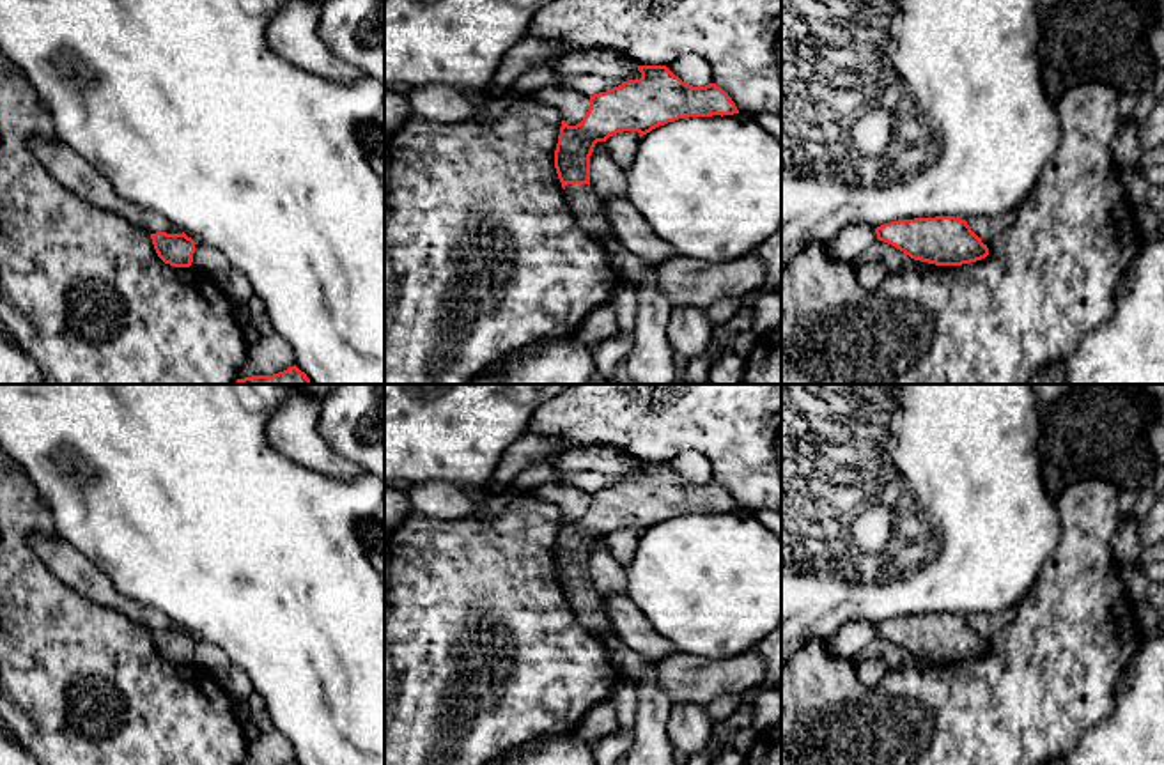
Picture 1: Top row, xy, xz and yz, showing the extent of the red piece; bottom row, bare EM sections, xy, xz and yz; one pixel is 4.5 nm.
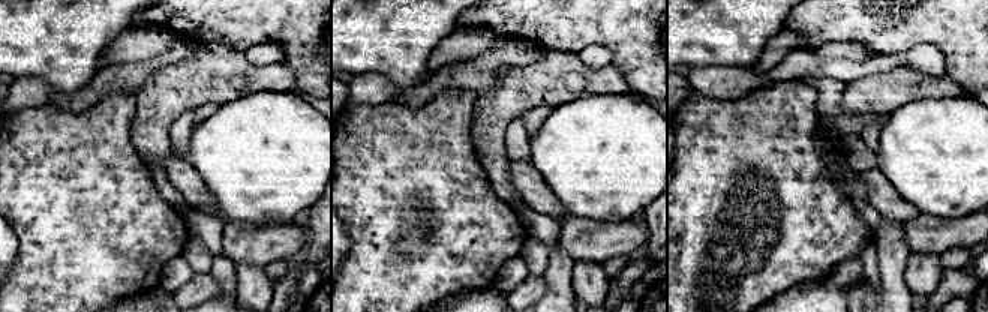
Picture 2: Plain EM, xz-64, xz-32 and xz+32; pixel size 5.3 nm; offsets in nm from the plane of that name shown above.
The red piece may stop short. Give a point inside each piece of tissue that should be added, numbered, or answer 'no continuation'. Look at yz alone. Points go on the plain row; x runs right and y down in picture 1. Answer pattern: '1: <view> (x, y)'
no continuation

